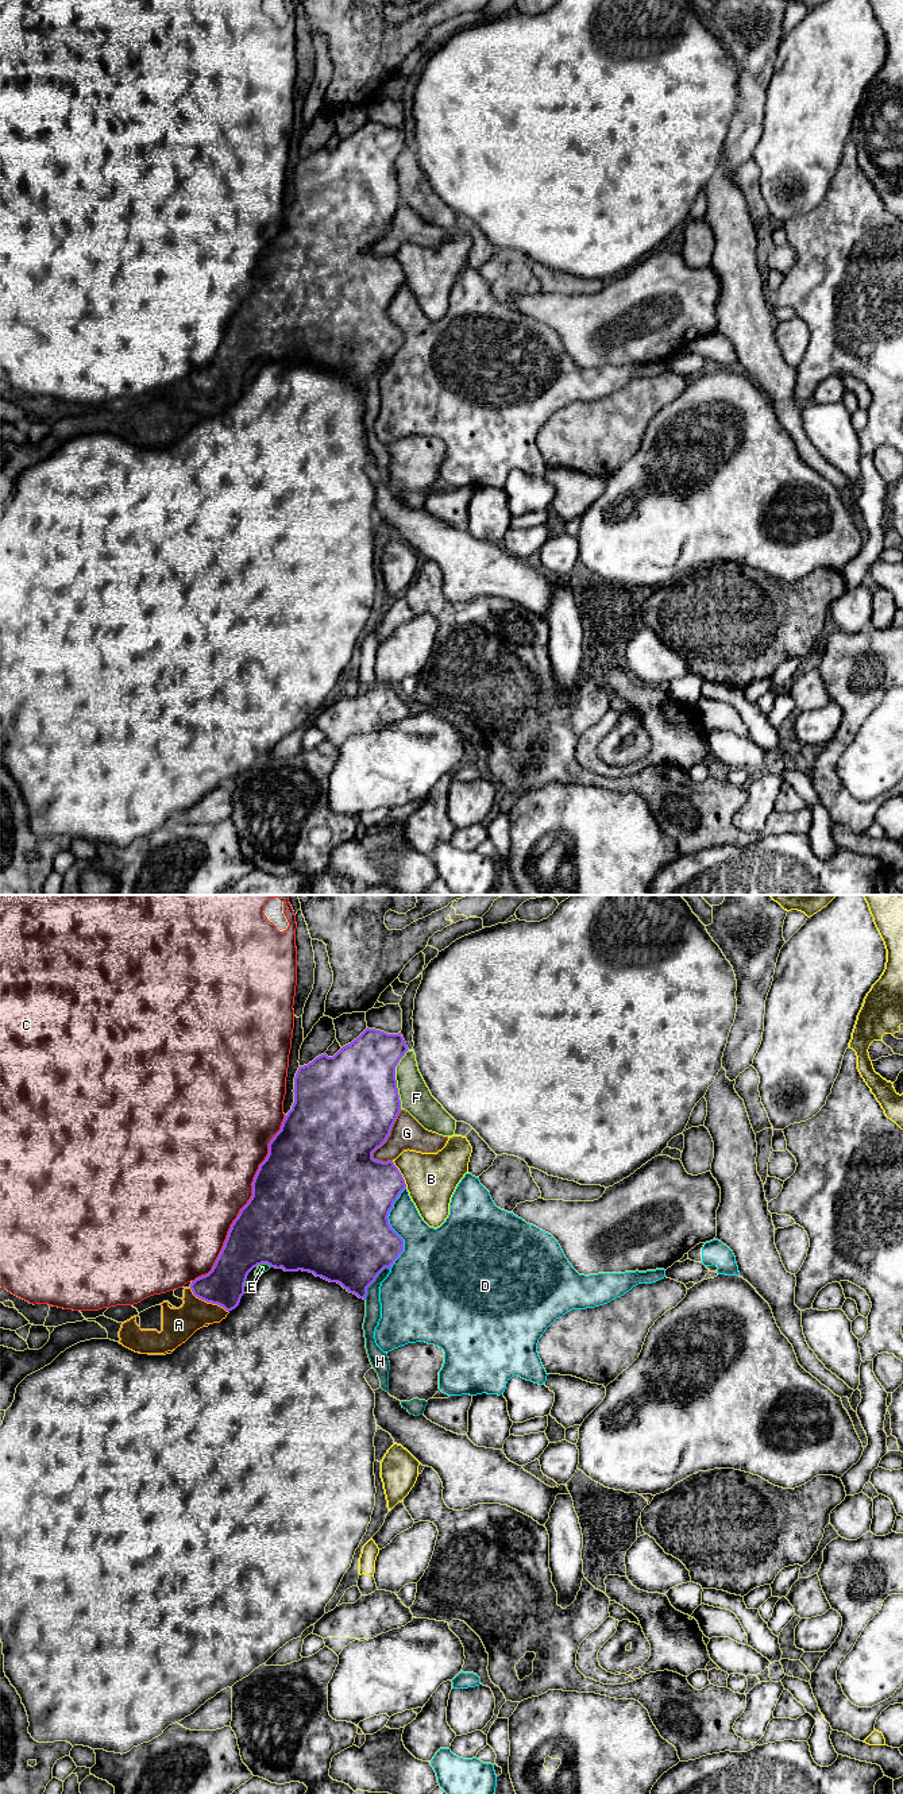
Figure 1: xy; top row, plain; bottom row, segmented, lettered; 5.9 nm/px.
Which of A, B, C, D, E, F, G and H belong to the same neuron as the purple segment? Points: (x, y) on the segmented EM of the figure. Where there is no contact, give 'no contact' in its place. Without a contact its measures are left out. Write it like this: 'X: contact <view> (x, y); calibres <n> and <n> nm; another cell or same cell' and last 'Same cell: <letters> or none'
A: contact xy (208, 1301); calibres 240 and 200 nm; another cell
B: contact xy (401, 1175); calibres 400 and 320 nm; another cell
C: contact xy (249, 1202); calibres 500 and 460 nm; another cell
D: contact xy (390, 1227); calibres 500 and 280 nm; another cell
E: contact xy (265, 1262); calibres 500 and 50 nm; another cell
F: contact xy (394, 1079); calibres 500 and 190 nm; another cell
G: contact xy (389, 1134); calibres 500 and 190 nm; another cell
H: contact xy (374, 1280); calibres 480 and 100 nm; another cell
Same cell: none

